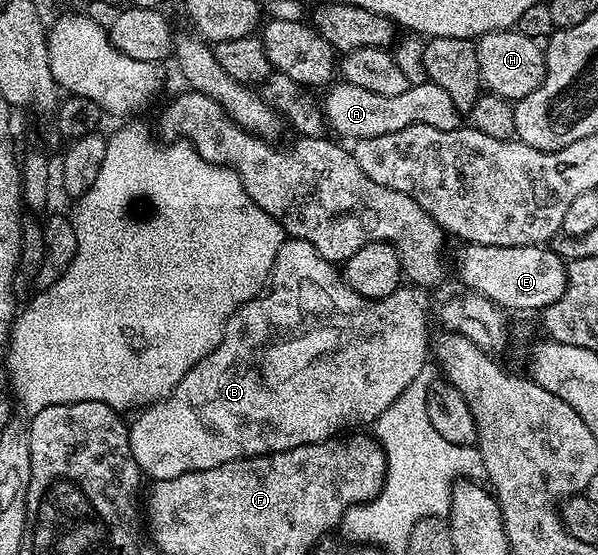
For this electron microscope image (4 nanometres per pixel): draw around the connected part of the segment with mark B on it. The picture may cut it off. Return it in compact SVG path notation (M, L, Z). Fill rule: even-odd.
M290 237L284 238L281 249L275 258L275 264L271 270L269 286L262 294L251 299L248 303L241 304L239 308L229 317L227 321L227 328L224 331L224 336L221 337L220 343L215 349L200 361L199 364L193 365L183 379L172 390L171 394L165 396L161 401L152 403L150 406L144 406L142 410L134 416L135 420L130 420L129 430L131 432L131 448L133 449L133 457L137 461L140 472L144 476L147 475L151 481L158 481L160 479L172 479L173 477L181 477L181 473L189 473L190 471L200 471L201 469L213 469L225 465L234 459L251 459L254 455L272 455L274 451L288 451L294 447L301 445L309 445L310 443L323 443L327 439L334 440L340 433L350 432L352 429L363 429L366 425L374 424L376 419L381 417L381 413L385 413L385 409L389 409L389 405L393 405L393 401L397 401L397 397L401 397L401 393L405 393L405 389L409 389L409 381L413 381L413 377L417 377L417 373L421 373L421 369L429 361L429 339L427 343L427 295L428 292L424 288L416 287L414 285L401 285L392 295L384 299L366 299L358 295L347 280L343 278L340 268L336 264L330 263L325 257L321 257L321 253L317 253L317 249L313 249L313 245L309 245L309 241L301 241L300 239L293 239Z

